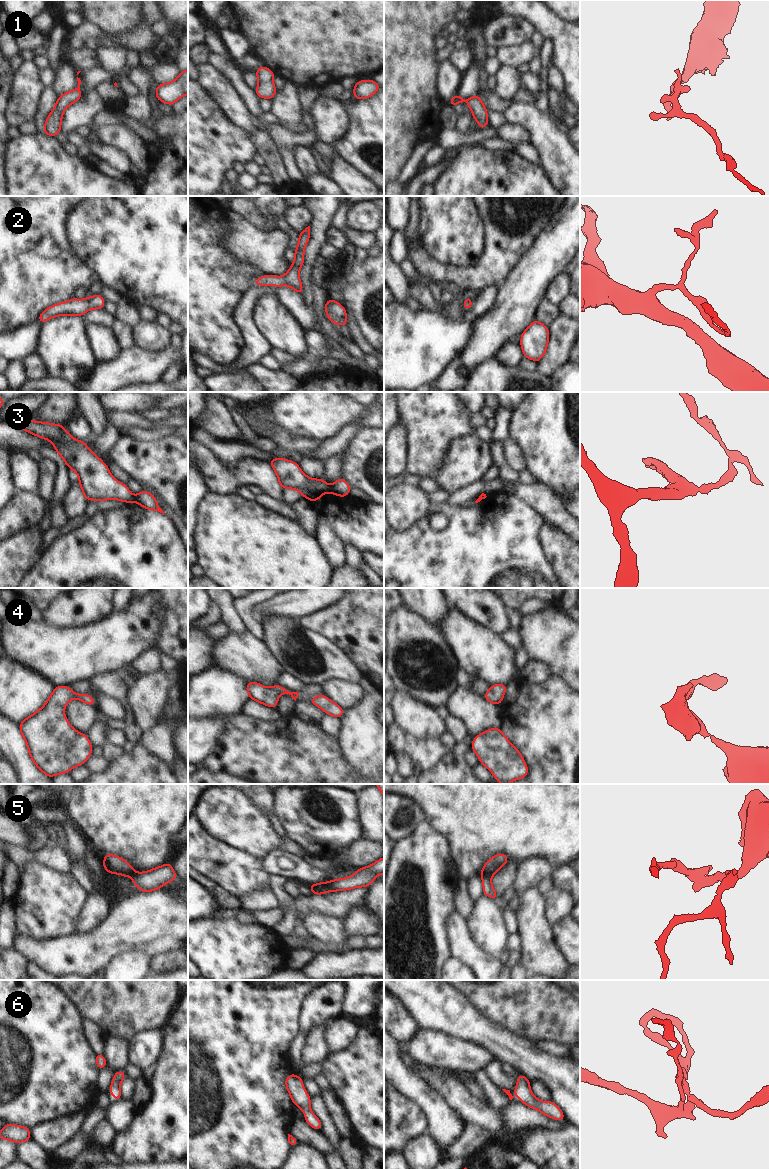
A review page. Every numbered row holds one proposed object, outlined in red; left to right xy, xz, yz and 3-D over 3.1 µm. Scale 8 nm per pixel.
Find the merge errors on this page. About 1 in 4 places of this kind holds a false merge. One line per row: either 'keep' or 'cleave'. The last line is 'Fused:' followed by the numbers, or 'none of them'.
1: keep
2: keep
3: cleave
4: keep
5: cleave
6: keep
Fused: 3, 5

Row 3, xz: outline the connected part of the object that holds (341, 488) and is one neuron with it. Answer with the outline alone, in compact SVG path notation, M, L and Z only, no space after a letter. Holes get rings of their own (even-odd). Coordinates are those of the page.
M339 478L331 486L331 493L337 496L346 497L352 487L343 479Z

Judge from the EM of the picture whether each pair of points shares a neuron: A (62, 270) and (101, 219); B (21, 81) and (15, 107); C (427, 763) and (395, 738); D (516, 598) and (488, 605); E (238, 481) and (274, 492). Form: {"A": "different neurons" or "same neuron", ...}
{"A": "different neurons", "B": "same neuron", "C": "same neuron", "D": "different neurons", "E": "same neuron"}

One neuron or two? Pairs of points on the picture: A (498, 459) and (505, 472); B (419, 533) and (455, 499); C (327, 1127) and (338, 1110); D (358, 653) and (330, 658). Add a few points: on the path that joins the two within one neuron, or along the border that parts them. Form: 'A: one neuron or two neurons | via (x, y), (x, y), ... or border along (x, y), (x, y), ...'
A: one neuron | via (501, 462), (505, 469)
B: two neurons | border along (447, 502), (455, 506), (465, 506), (473, 503)
C: two neurons | border along (322, 1098), (332, 1122), (341, 1136)
D: two neurons | border along (327, 640), (331, 641), (361, 672)

